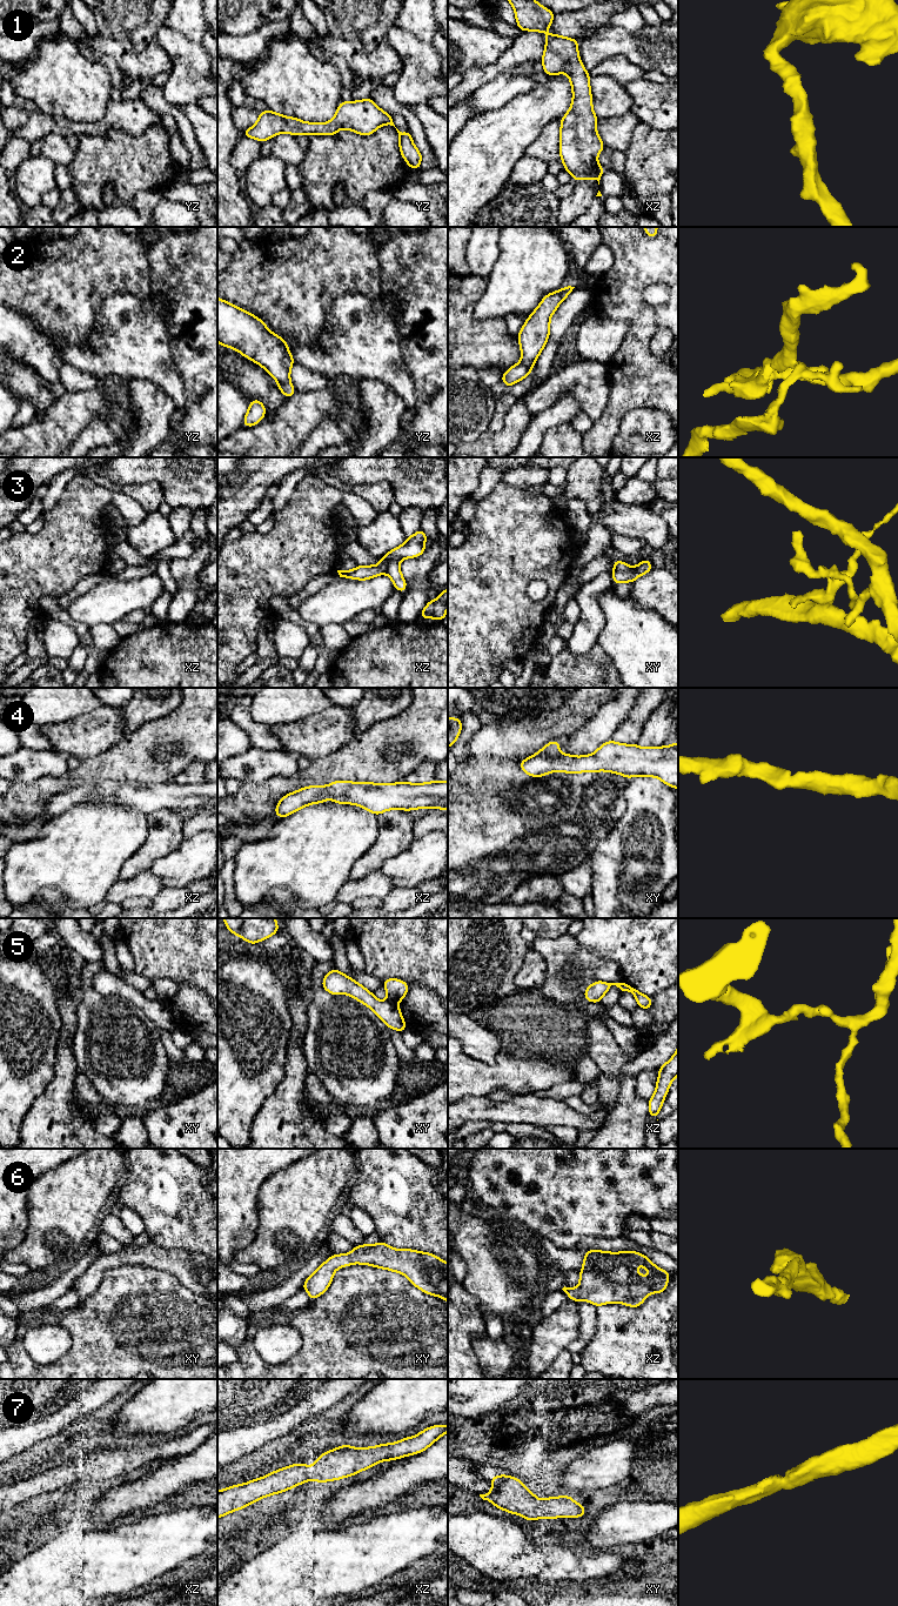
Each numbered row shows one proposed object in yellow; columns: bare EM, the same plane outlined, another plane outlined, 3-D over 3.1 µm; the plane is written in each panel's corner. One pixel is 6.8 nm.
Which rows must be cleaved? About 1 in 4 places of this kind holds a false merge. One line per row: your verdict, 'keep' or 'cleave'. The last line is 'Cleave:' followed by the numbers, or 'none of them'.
1: keep
2: cleave
3: cleave
4: keep
5: cleave
6: keep
7: keep
Cleave: 2, 3, 5

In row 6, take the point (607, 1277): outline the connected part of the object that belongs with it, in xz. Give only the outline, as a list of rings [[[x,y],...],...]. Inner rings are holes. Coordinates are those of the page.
[[[589,1250],[583,1259],[579,1271],[578,1287],[563,1287],[562,1290],[574,1301],[587,1300],[598,1307],[599,1305],[619,1303],[630,1307],[638,1307],[650,1293],[662,1293],[669,1283],[671,1272],[657,1267],[648,1257],[635,1251],[607,1252]],[[641,1264],[652,1273],[651,1277],[642,1277],[635,1265]]]

